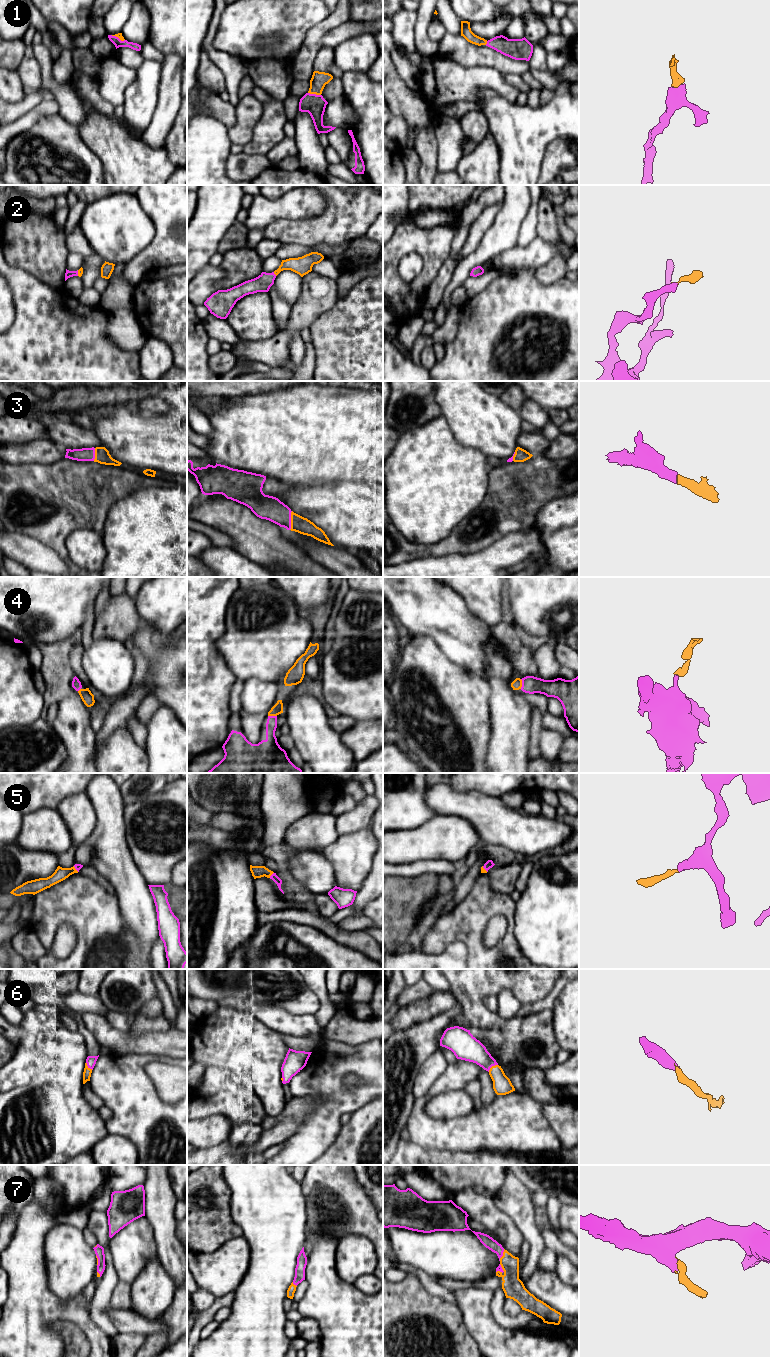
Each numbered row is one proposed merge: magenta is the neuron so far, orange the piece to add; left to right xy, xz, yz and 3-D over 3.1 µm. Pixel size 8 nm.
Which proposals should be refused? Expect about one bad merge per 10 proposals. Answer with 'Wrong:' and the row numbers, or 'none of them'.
Wrong: none of them

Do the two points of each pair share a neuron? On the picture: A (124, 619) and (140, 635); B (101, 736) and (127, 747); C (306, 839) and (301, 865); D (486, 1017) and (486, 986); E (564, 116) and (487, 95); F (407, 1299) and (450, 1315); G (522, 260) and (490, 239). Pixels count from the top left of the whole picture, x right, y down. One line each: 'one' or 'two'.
A: two
B: two
C: two
D: one
E: one
F: one
G: two

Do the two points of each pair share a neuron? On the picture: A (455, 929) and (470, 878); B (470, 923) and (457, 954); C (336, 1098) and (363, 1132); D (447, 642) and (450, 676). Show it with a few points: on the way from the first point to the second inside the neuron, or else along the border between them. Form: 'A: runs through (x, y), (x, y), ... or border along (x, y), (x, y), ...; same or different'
A: border along (477, 878), (469, 893), (447, 914); different
B: border along (441, 952), (449, 944), (461, 941), (468, 958); different
C: border along (371, 1101), (357, 1108), (351, 1114); different
D: border along (433, 640), (450, 659), (468, 671); different

